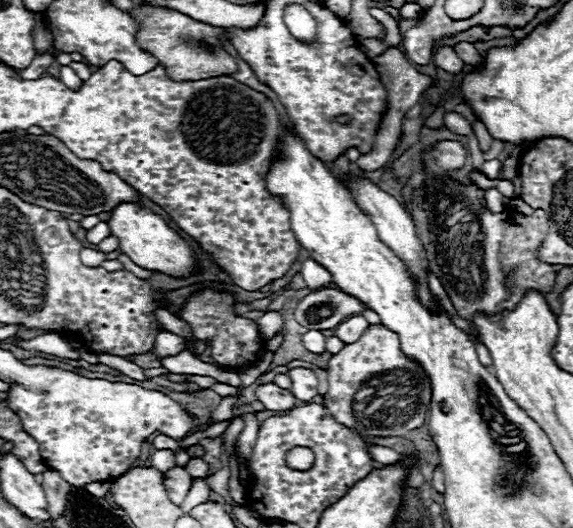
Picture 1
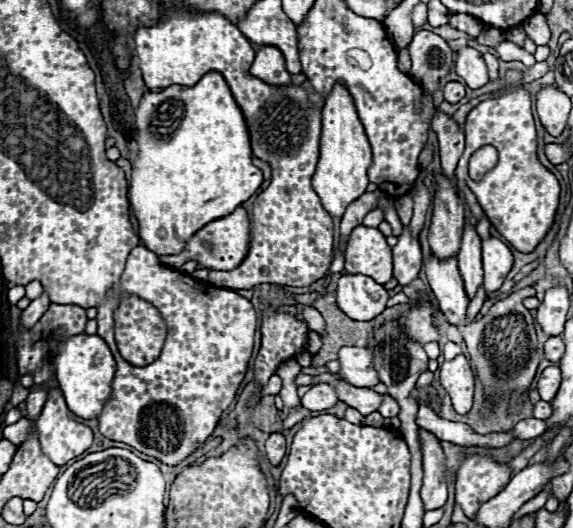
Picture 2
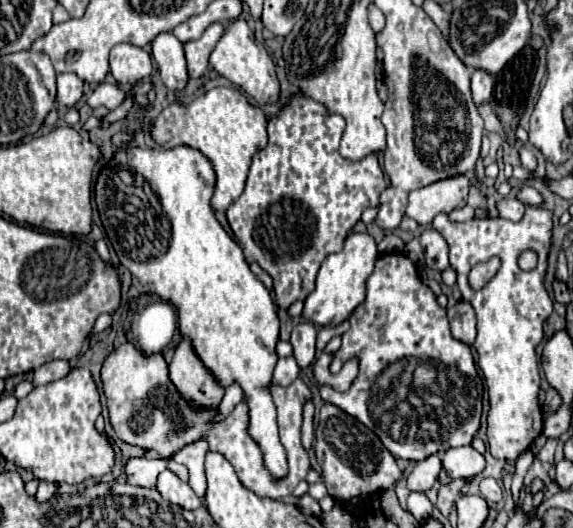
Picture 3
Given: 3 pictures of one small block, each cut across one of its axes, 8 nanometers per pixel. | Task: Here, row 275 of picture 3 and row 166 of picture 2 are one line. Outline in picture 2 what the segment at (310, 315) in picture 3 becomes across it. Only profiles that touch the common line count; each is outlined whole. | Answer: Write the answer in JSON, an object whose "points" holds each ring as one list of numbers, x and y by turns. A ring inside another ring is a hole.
{"points":[[334,84,326,96,322,108,322,140,320,140,320,160,312,186,318,192,322,206,332,216,342,216,346,206,358,200,368,186,368,168,372,164,372,150,364,132,364,126,358,118,354,100,342,84]]}

